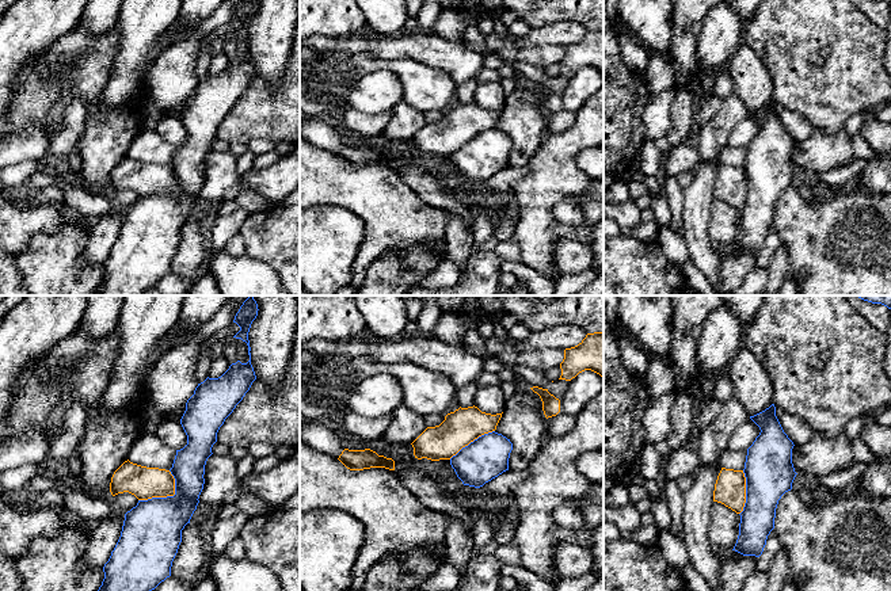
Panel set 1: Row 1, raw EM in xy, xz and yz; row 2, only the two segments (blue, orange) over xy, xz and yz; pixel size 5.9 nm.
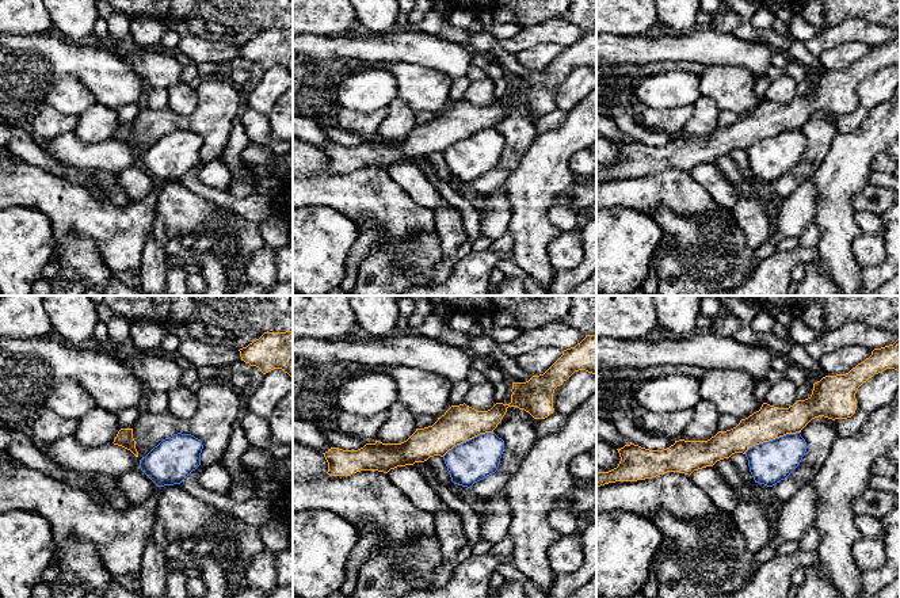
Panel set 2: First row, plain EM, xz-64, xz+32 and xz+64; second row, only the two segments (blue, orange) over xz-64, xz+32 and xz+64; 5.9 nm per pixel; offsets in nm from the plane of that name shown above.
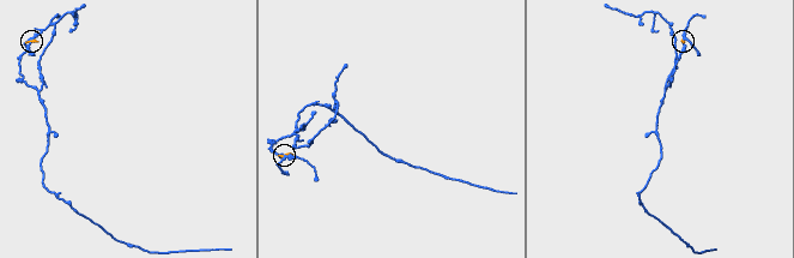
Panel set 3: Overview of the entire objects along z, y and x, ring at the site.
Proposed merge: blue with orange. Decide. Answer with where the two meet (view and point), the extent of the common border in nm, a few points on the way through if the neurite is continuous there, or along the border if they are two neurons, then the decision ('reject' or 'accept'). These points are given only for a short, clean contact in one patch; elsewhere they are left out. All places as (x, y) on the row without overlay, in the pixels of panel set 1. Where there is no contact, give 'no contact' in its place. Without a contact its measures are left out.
meets blue in xy at (167, 193); contact 260 nm long; border along xy (171, 168), (174, 175), (172, 191), (139, 197); reject

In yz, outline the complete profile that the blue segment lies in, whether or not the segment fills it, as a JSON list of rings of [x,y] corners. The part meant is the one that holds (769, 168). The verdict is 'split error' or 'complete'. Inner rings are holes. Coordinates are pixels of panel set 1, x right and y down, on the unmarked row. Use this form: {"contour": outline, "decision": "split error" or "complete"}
{"contour": [[[774,100],[750,115],[761,129],[747,145],[743,165],[746,199],[739,210],[739,232],[732,247],[759,253],[774,225],[778,197],[792,186],[797,169],[792,160],[795,141],[777,115]]], "decision": "complete"}

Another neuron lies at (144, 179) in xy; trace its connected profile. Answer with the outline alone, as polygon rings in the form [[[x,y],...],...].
[[[127,156],[114,168],[110,188],[113,192],[129,188],[138,197],[174,192],[175,175],[170,167],[141,163]]]

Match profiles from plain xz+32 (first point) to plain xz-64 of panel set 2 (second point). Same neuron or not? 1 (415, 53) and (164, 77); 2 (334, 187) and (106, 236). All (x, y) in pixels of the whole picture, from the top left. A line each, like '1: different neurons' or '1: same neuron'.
1: same neuron
2: same neuron

